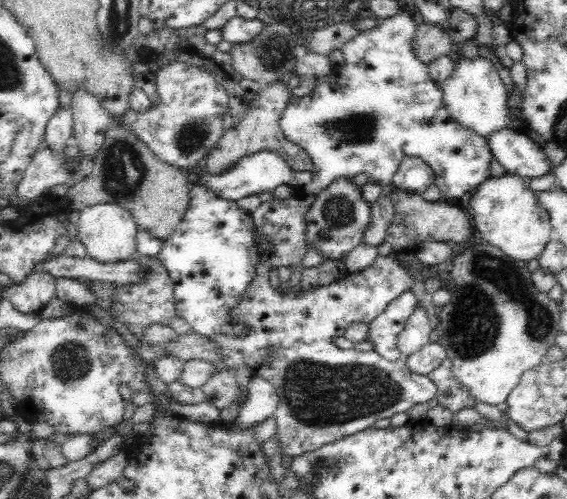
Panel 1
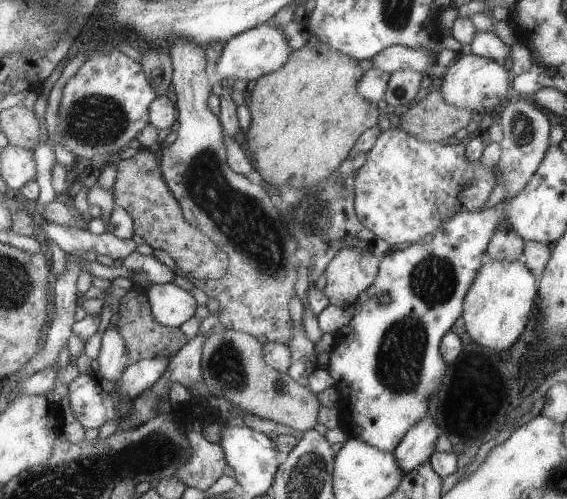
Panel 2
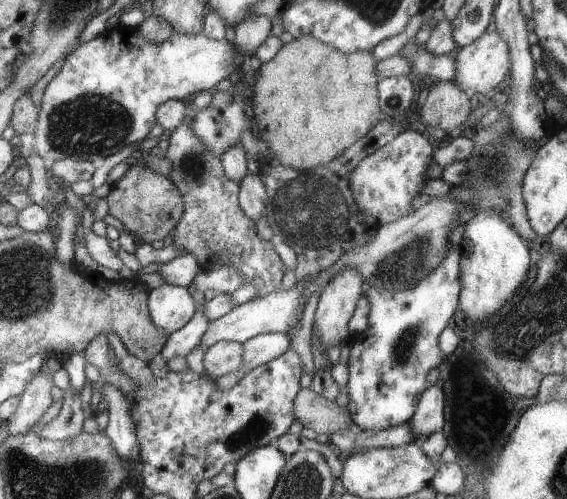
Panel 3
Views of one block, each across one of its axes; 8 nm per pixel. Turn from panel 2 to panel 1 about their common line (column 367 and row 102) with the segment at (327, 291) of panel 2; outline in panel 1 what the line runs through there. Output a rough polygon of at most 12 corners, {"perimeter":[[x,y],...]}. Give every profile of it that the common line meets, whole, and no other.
{"perimeter":[[282,82],[263,86],[244,121],[226,131],[204,164],[222,176],[267,149],[290,169],[311,159],[278,127],[288,104]]}

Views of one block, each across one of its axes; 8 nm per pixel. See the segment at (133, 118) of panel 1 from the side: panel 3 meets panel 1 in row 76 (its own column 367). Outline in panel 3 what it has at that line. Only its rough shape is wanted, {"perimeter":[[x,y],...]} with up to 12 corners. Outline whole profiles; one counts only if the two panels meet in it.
{"perimeter":[[405,128],[348,174],[379,225],[409,216],[433,151]]}

